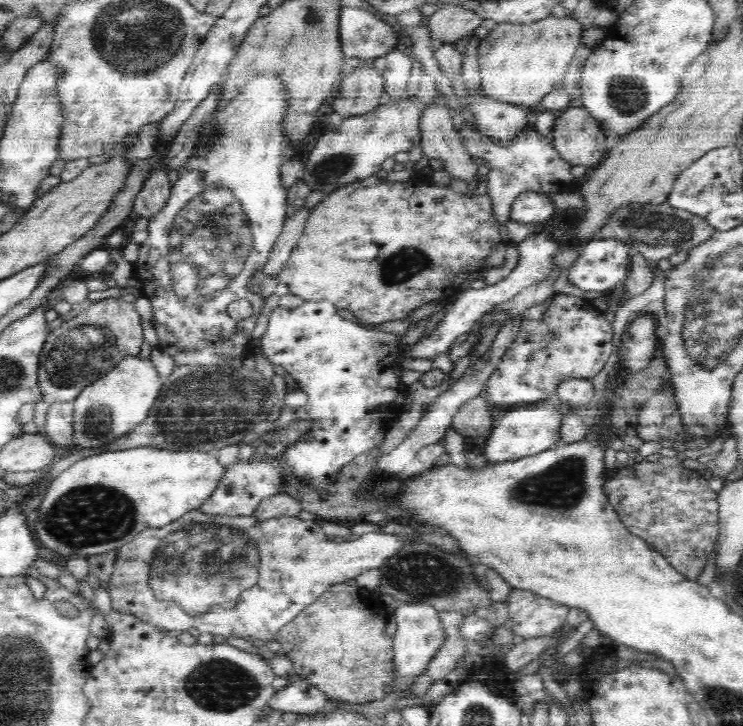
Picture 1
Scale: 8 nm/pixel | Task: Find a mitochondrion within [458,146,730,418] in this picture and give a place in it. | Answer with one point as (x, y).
(654, 224)

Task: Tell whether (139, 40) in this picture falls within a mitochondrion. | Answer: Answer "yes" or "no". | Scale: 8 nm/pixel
yes

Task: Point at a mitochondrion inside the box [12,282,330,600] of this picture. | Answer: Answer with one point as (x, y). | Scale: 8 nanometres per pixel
(209, 404)

